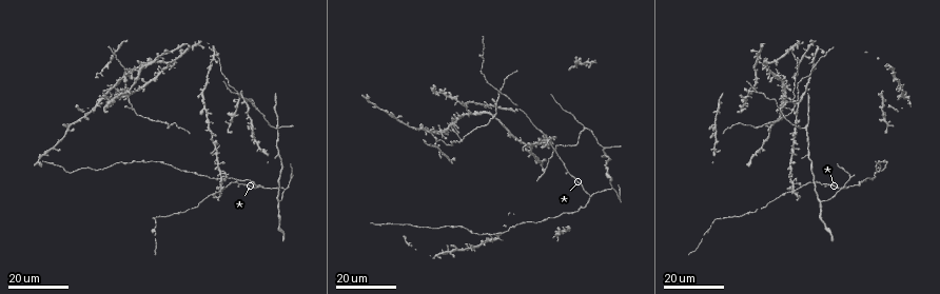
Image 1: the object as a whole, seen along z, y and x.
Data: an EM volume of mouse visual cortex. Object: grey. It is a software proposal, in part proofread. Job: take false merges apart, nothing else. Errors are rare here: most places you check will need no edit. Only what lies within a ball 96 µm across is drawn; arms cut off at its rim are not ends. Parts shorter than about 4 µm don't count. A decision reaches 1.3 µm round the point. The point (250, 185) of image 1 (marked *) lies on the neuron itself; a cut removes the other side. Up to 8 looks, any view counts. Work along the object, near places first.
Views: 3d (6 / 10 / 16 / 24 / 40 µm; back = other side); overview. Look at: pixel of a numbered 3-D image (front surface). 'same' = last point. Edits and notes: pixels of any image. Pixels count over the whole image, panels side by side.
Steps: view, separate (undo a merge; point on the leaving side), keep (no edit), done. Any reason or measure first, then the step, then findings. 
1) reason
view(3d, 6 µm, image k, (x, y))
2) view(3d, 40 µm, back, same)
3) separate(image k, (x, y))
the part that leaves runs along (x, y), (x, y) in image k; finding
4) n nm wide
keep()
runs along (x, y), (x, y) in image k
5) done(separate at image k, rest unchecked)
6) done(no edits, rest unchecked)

view(3d, 24 µm, image 1, (848, 189))

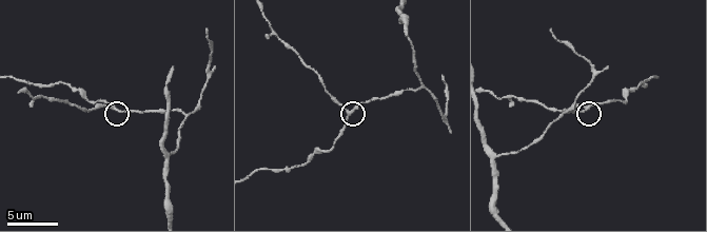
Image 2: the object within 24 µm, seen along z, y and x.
view(3d, 6 µm, image 2, (589, 109))

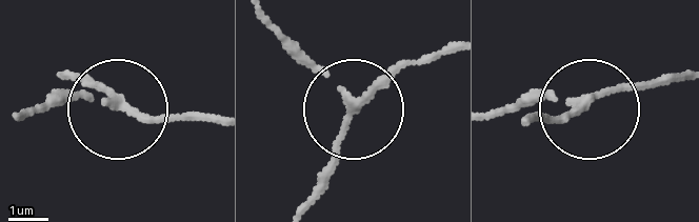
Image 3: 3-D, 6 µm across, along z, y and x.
view(3d, 6 µm, back, image 3, (360, 105))

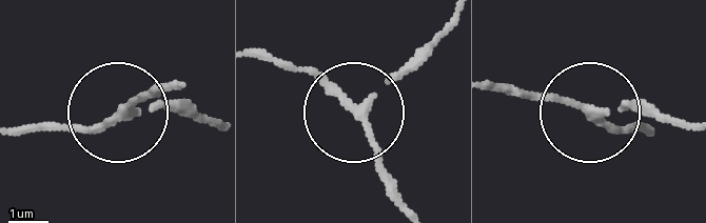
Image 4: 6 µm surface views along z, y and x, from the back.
180 nm wide
keep()
runs along (449, 21), (361, 112), (395, 188) in image 4; all the same neuron

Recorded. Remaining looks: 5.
four or more arms meet
view(3d, 16 µm, image 1, (549, 139))

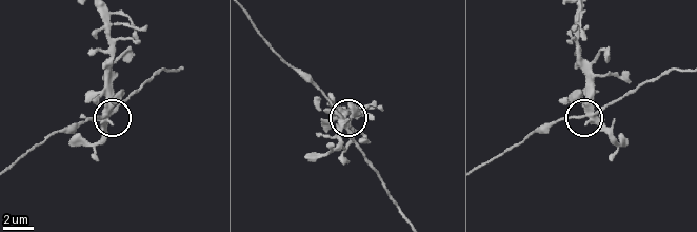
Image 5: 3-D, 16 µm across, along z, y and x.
view(3d, 10 µm, image 5, (106, 107))

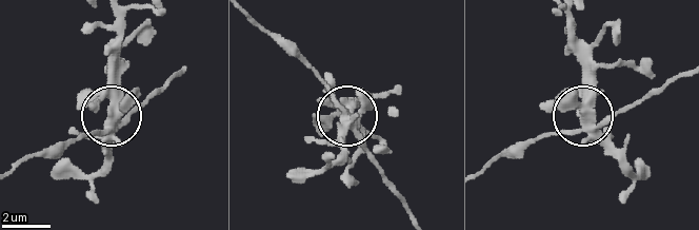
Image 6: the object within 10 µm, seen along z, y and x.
side arm 58 µm
keep()
runs along (681, 72), (633, 107), (584, 118), (532, 145) in image 6; one neuron here

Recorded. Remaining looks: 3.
a fork
view(3d, 24 µm, image 1, (134, 109))

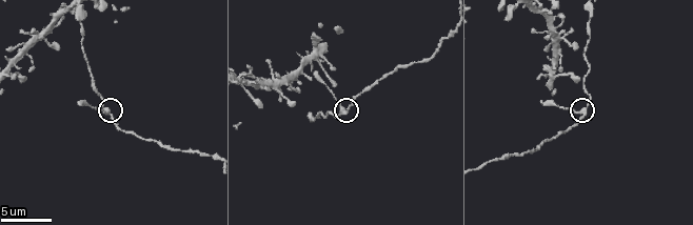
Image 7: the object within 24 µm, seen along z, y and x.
view(3d, 10 µm, image 7, (107, 110))

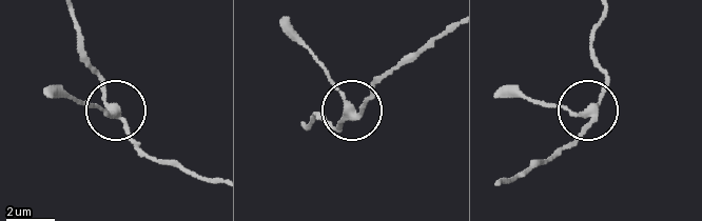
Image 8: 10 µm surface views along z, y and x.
3 arms
keep()
all the same neuron

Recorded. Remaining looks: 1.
three-way junction
view(3d, 6 µm, image 2, (422, 83))

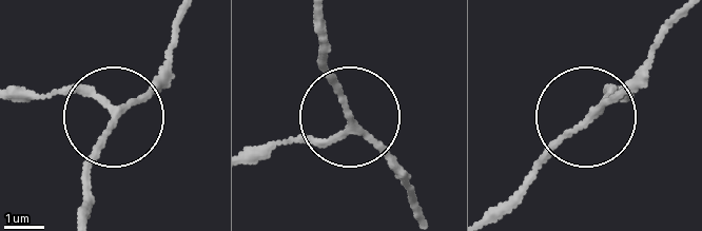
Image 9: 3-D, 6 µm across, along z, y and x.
side arm 13 µm
keep()
continuous, no second neuron

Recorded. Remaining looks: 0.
done(no edits, rest unchecked)

